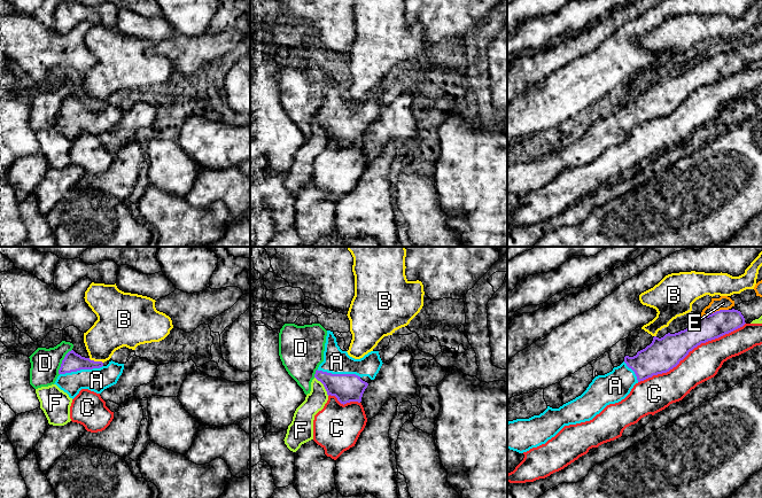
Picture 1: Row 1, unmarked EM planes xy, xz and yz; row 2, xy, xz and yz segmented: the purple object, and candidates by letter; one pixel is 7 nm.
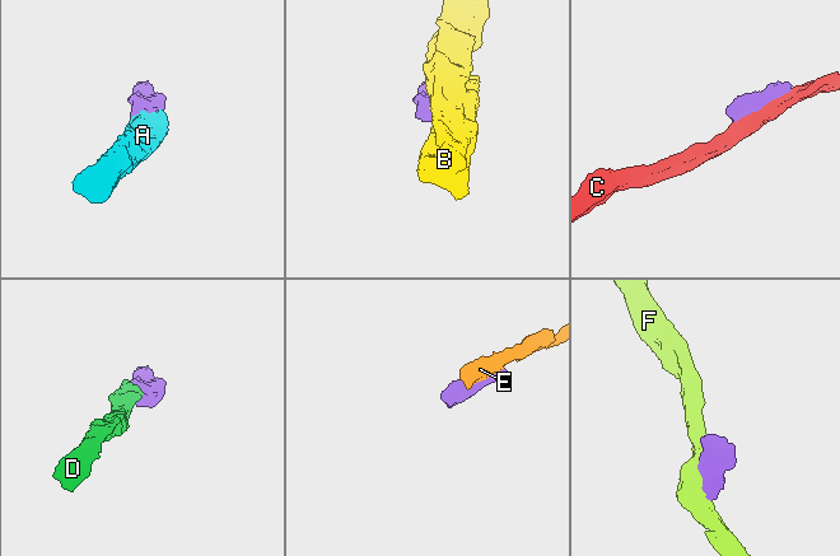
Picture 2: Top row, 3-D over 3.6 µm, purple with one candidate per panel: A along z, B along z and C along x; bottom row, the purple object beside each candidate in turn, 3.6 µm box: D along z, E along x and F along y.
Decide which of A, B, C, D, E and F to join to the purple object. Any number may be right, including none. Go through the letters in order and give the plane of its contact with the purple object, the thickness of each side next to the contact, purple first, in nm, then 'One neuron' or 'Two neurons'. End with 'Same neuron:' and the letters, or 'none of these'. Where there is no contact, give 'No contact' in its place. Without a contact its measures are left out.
A: Touches purple in xy. Thickness 140 nm (purple) against 170 nm. One neuron
B: Touches purple in xy. Thickness 140 nm (purple) against 260 nm. Two neurons
C: Touches purple in yz. Thickness 240 nm (purple) against 240 nm. Two neurons
D: Touches purple in xy. Thickness 140 nm (purple) against 200 nm. Two neurons
E: Touches purple in yz. Thickness 180 nm (purple) against 100 nm. Two neurons
F: Touches purple in xz. Thickness 200 nm (purple) against 140 nm. Two neurons
Same neuron: A

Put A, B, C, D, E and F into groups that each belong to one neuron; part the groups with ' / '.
A / B / C / D E / F

